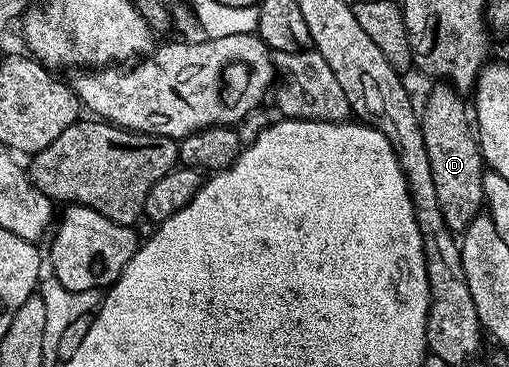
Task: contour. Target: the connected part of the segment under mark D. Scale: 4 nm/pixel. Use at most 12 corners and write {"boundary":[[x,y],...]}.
{"boundary":[[434,86],[419,115],[444,224],[484,208],[484,161],[461,95]]}

